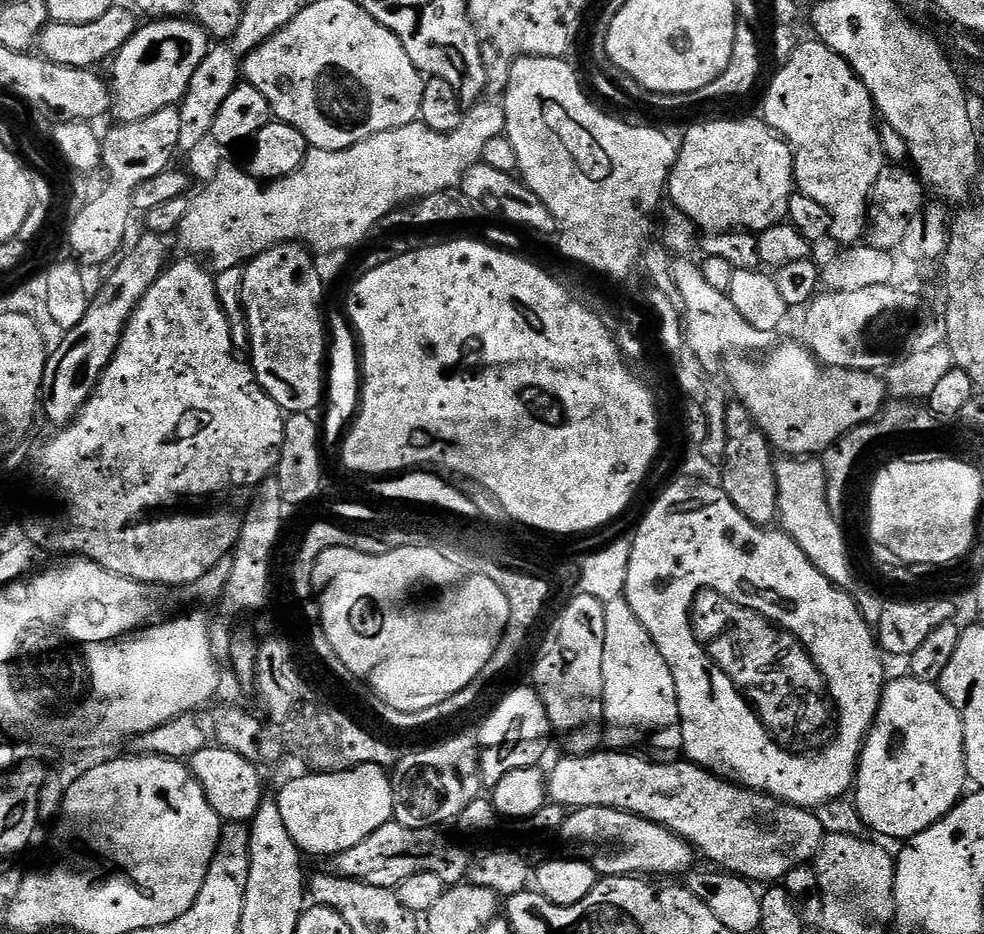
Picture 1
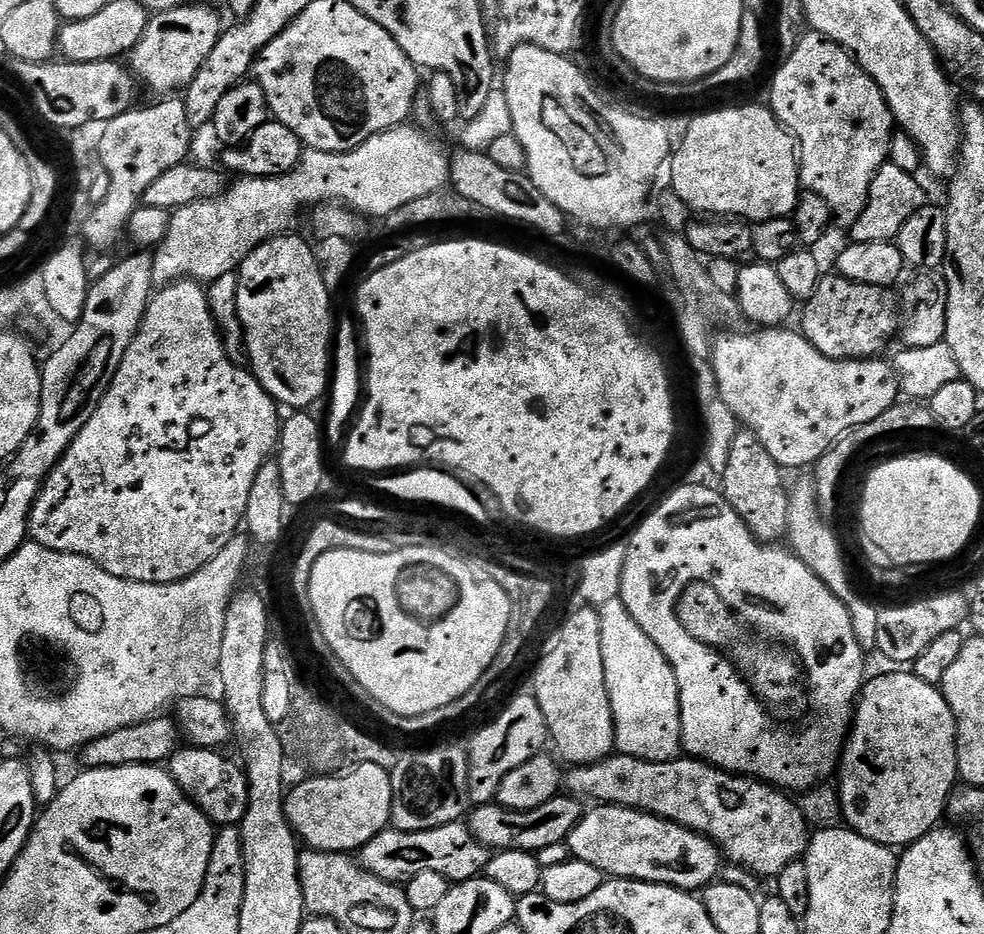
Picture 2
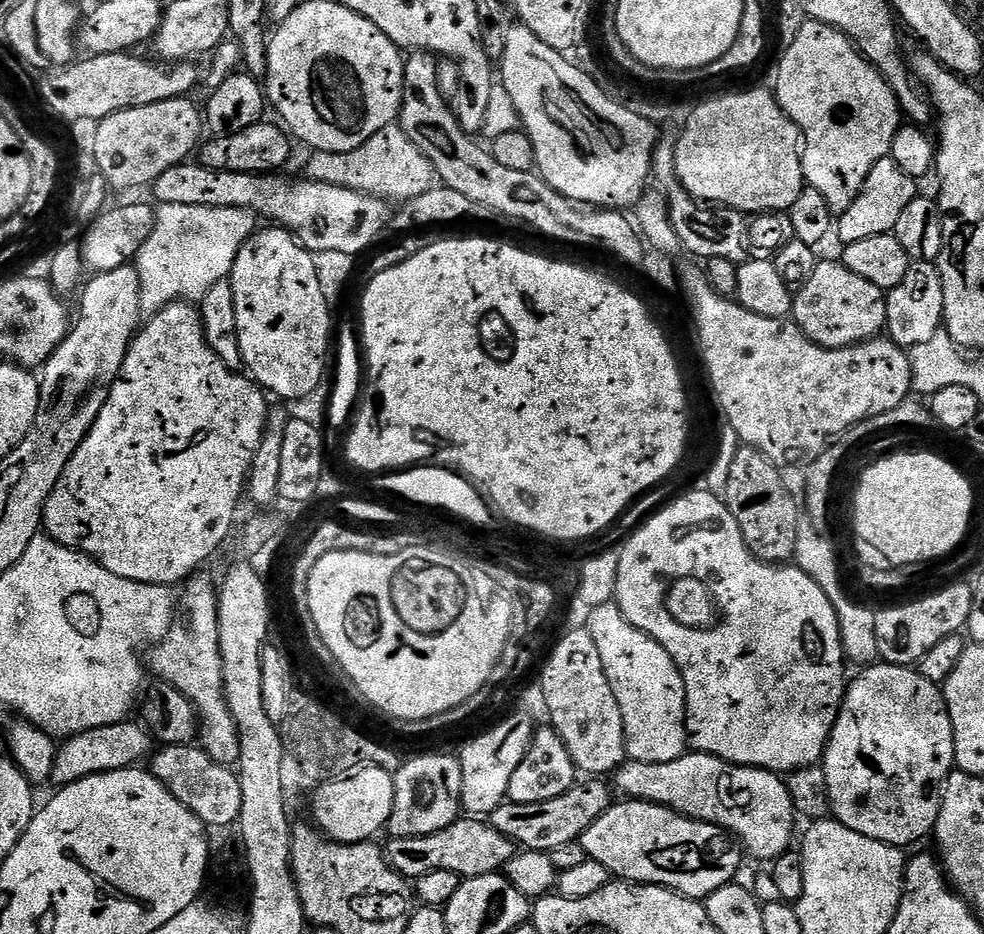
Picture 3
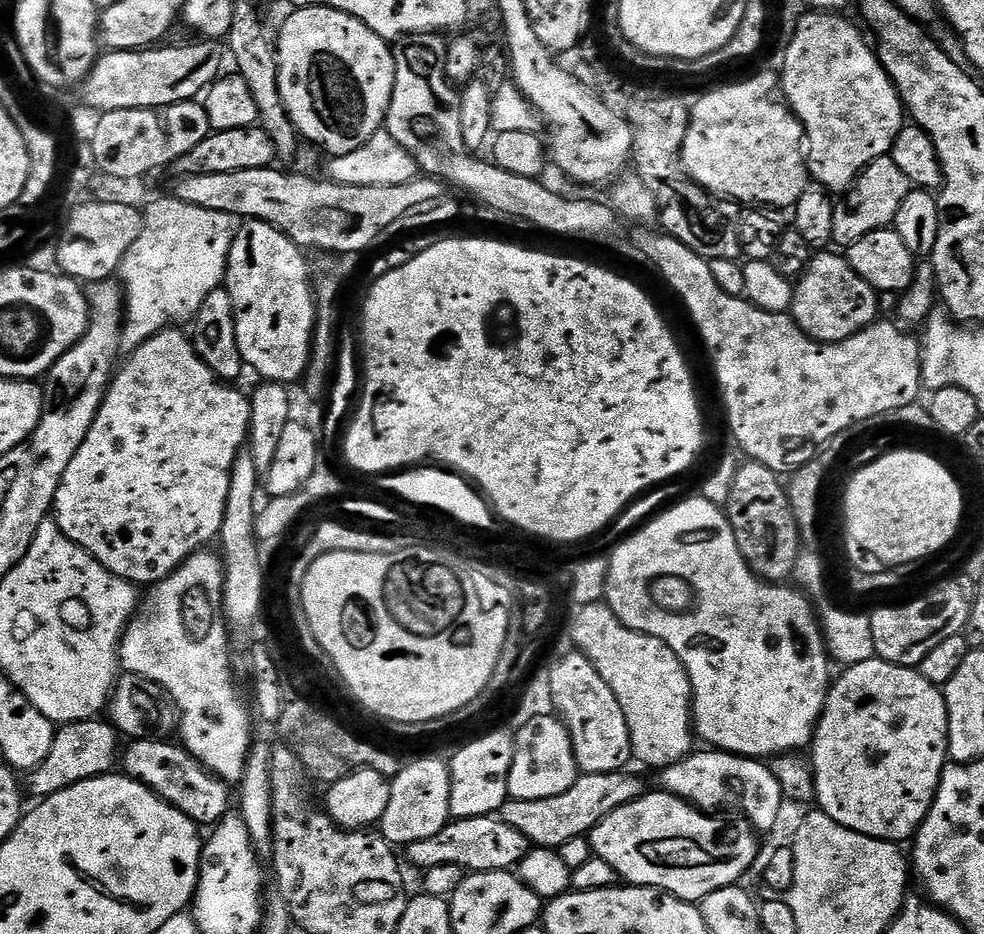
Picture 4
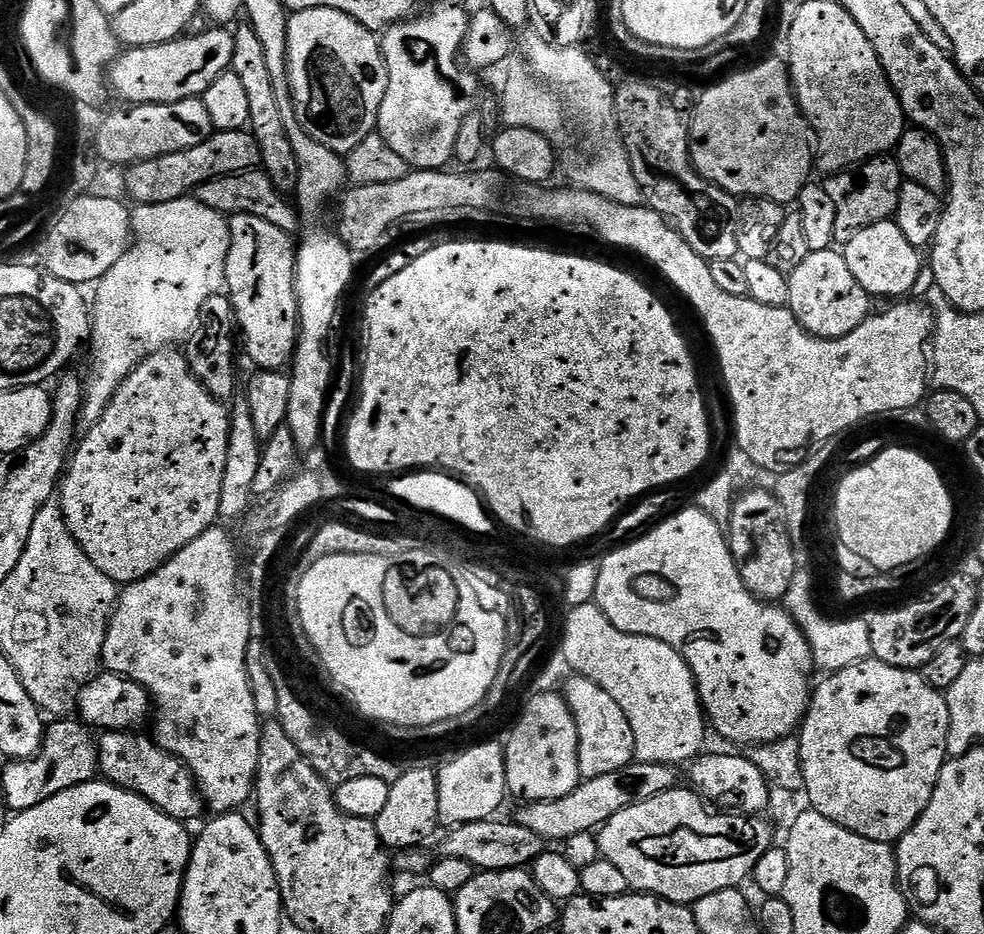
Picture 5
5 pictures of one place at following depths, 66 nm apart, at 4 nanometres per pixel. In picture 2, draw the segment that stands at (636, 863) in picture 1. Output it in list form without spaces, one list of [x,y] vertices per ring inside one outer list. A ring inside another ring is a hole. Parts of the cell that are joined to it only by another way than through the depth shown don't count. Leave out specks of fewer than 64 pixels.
[[[593,808],[593,812],[585,811],[566,843],[575,859],[590,862],[605,877],[645,880],[685,890],[703,890],[719,877],[716,875],[720,872],[722,853],[715,842],[699,832],[636,808]]]

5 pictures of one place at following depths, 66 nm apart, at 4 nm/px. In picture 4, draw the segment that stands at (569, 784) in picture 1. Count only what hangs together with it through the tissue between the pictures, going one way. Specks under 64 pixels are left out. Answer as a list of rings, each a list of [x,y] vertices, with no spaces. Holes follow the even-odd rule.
[[[704,750],[708,752],[693,751],[685,760],[663,769],[659,773],[659,787],[669,792],[672,796],[682,798],[687,804],[709,814],[724,814],[720,812],[733,812],[733,817],[743,818],[753,828],[761,833],[768,832],[780,820],[780,807],[786,804],[782,786],[778,786],[778,778],[774,778],[771,767],[767,763],[756,758],[747,756],[736,756],[732,752],[721,752],[719,750]]]

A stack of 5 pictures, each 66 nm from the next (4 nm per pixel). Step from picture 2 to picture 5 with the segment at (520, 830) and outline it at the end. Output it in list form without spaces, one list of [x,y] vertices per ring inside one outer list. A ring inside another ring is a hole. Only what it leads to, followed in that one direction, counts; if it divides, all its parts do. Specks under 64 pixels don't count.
[[[636,760],[622,766],[622,770],[614,770],[598,778],[581,780],[573,792],[560,800],[538,800],[527,806],[520,806],[524,808],[517,810],[514,823],[526,826],[526,830],[534,830],[546,842],[563,842],[574,838],[574,834],[595,833],[607,820],[614,818],[614,814],[630,806],[638,806],[638,802],[650,802],[650,798],[677,787],[676,772],[677,769],[671,764]]]

